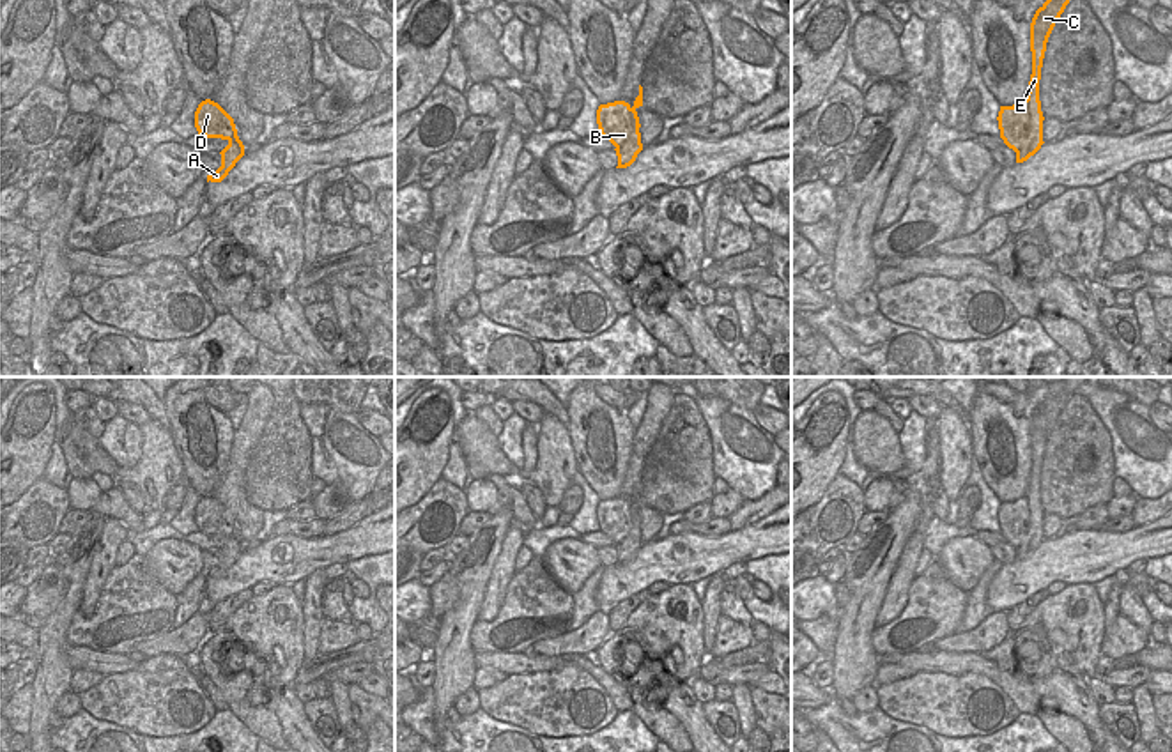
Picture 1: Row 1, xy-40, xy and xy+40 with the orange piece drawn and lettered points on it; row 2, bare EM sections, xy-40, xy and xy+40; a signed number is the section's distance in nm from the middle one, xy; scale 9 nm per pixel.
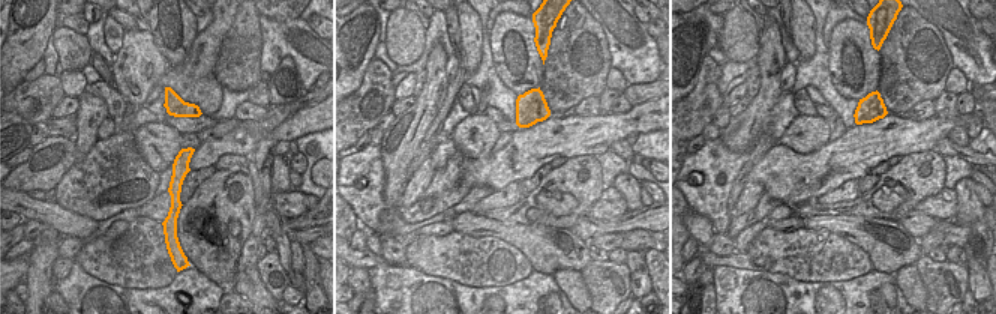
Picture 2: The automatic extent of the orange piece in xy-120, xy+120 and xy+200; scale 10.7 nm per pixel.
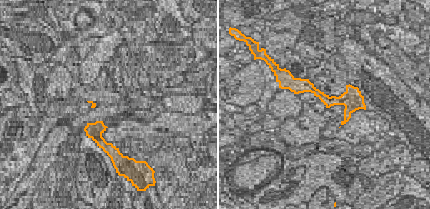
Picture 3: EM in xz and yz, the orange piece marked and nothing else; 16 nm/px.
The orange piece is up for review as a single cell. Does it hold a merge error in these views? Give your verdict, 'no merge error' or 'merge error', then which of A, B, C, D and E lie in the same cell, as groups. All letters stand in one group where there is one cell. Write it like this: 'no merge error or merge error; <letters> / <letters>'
merge error; A C E / B D

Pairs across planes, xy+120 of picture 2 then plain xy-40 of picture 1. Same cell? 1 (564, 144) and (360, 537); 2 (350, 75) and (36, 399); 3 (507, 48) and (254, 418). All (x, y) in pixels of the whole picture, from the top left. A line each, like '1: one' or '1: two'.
1: one
2: one
3: two

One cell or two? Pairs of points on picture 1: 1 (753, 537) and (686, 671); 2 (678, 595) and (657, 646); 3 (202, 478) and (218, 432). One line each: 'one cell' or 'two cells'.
1: two cells
2: one cell
3: one cell

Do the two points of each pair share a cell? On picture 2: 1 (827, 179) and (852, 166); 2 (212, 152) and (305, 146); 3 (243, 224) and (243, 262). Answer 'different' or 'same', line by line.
1: same
2: different
3: different

